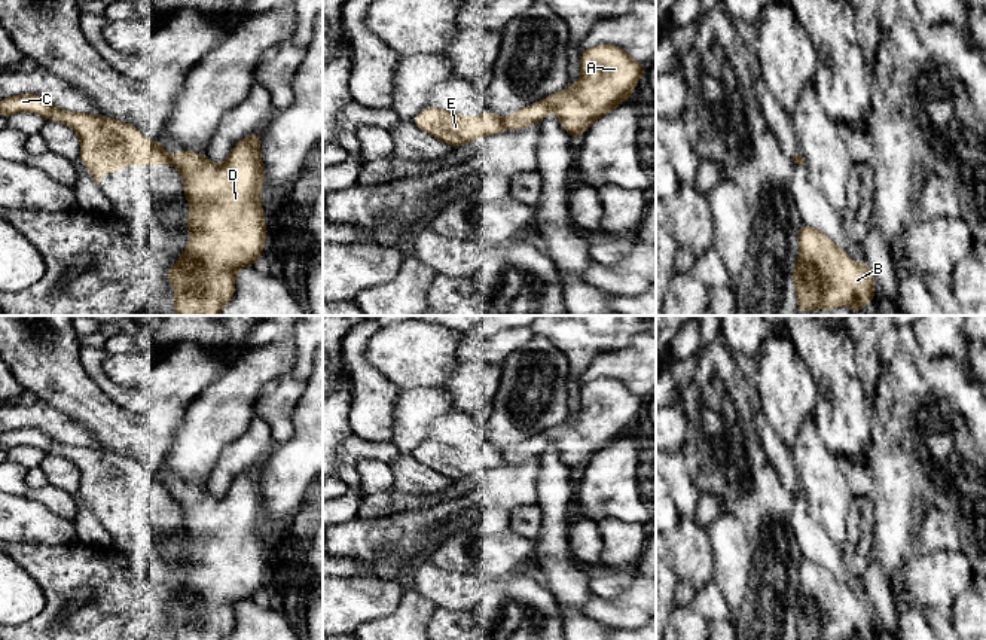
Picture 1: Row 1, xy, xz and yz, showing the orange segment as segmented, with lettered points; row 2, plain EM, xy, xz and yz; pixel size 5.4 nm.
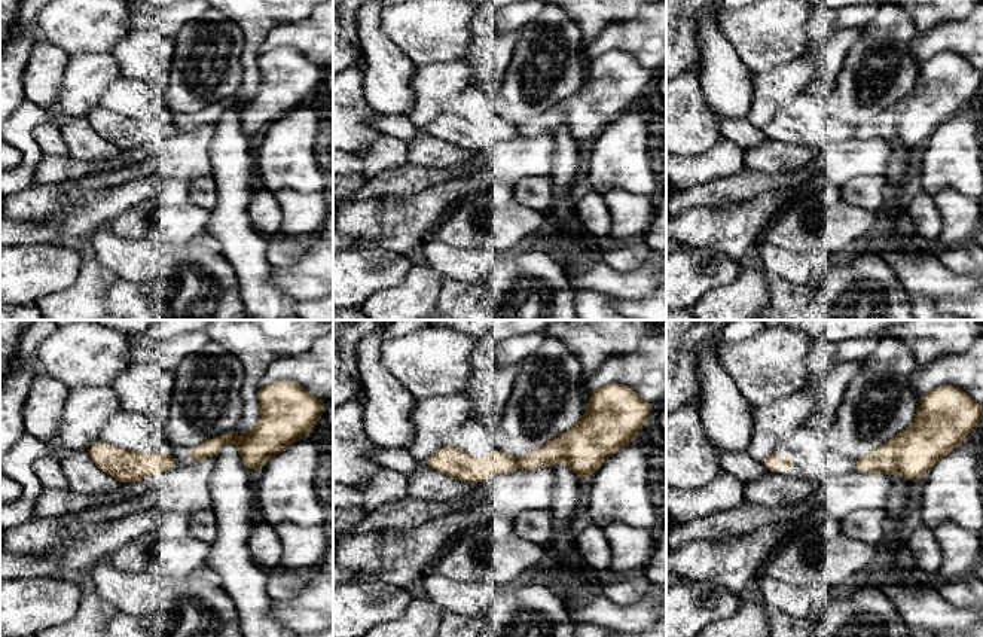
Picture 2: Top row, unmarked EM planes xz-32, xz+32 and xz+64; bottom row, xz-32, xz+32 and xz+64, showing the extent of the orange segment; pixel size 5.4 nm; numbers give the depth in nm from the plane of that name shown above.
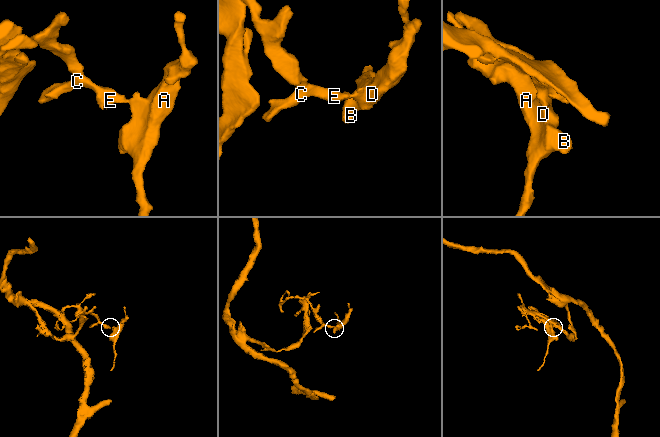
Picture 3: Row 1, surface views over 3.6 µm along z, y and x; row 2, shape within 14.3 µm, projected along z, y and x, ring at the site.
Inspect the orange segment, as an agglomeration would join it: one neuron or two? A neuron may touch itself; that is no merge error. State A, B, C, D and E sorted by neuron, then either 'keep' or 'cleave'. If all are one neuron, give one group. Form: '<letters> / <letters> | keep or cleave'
A B D / C E | cleave

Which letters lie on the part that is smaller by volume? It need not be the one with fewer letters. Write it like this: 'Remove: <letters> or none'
Remove: A, B, D

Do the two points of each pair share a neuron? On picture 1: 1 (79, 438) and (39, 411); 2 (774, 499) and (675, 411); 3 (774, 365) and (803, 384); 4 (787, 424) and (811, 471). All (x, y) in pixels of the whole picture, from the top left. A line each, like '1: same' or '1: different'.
1: same
2: different
3: same
4: different

